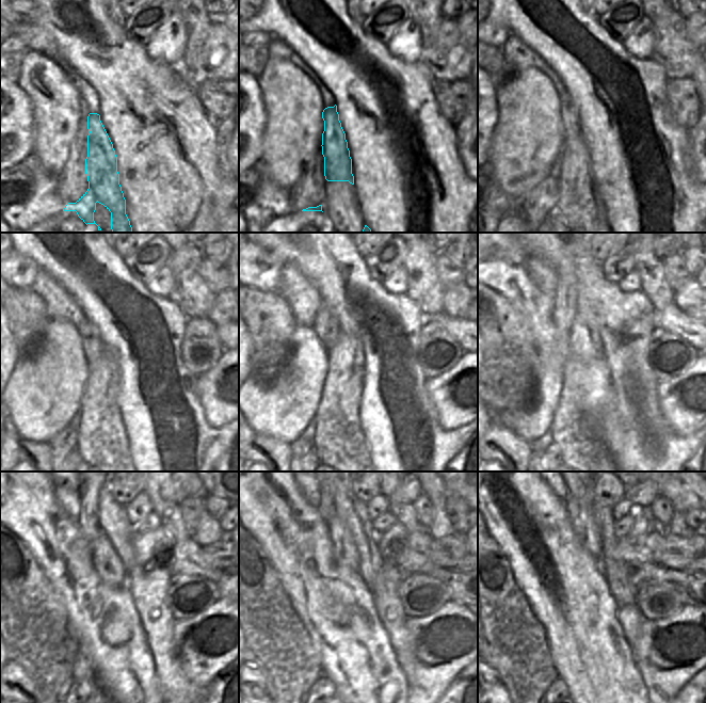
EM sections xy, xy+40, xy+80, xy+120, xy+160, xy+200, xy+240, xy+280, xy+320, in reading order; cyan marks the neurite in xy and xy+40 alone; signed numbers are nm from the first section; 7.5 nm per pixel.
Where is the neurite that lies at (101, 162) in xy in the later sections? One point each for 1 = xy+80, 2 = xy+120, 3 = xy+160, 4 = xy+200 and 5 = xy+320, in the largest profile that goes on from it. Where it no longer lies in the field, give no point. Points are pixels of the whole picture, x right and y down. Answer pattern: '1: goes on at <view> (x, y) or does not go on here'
1: goes on at xy+80 (572, 129)
2: goes on at xy+120 (93, 347)
3: goes on at xy+160 (325, 324)
4: goes on at xy+200 (564, 314)
5: goes on at xy+320 (575, 493)

